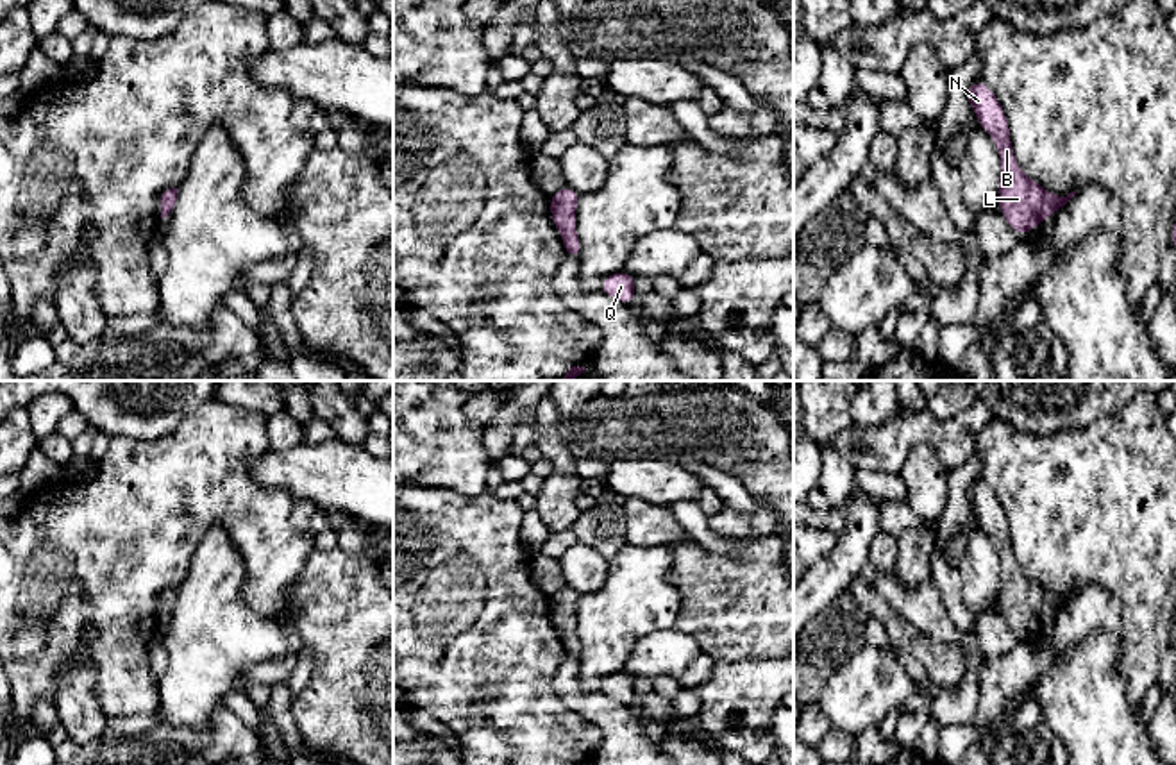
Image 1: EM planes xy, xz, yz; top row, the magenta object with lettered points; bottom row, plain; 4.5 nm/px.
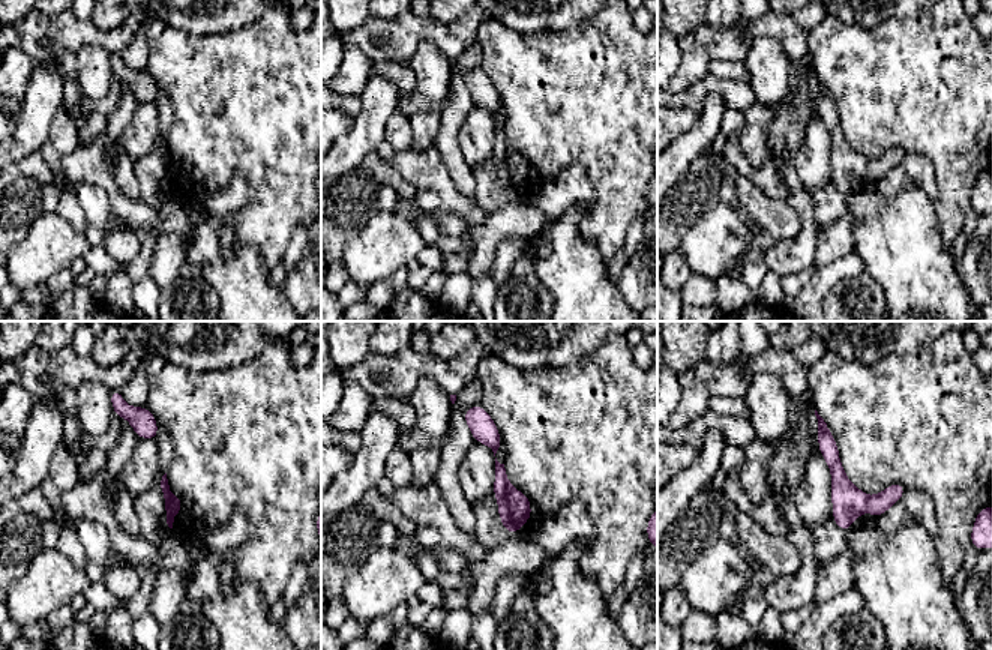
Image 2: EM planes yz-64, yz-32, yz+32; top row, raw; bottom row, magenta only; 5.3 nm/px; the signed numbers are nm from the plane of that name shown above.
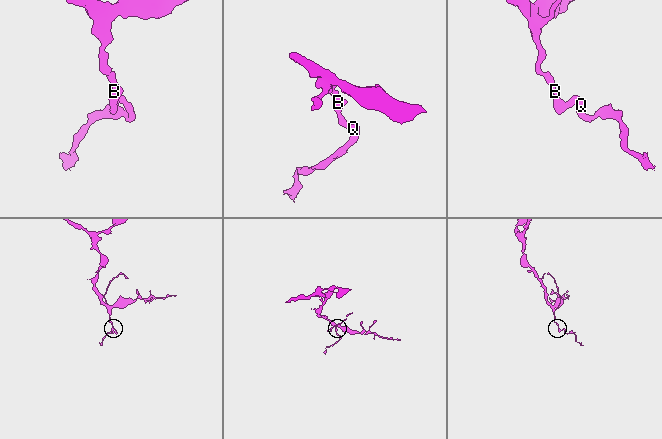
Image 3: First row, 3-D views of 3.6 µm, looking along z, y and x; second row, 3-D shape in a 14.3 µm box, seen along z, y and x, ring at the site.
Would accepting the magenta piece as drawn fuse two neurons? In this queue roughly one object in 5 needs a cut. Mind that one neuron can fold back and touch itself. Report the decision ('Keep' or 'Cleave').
Keep

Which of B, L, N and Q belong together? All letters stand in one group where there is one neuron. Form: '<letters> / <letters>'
B L N Q

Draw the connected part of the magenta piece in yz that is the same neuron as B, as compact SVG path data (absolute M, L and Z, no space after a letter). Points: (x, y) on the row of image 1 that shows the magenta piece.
M981 79L972 82L965 95L978 116L979 127L992 136L999 150L1001 175L997 202L1001 213L1008 225L1019 236L1024 236L1047 216L1063 207L1076 191L1071 191L1067 197L1058 197L1051 191L1044 191L1037 181L1022 173L1012 150L1006 114L997 97Z

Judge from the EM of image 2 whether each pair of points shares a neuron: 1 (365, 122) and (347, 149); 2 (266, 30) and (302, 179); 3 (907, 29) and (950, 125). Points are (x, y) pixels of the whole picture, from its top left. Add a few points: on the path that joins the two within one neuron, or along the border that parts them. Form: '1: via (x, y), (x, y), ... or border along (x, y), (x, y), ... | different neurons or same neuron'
1: via (365, 128), (353, 143) | same neuron
2: via (269, 68), (269, 98), (281, 110), (281, 141) | same neuron
3: via (907, 53), (907, 59), (949, 101) | same neuron

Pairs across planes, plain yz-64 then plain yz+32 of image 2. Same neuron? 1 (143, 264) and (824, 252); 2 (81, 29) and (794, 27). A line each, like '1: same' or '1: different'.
1: same
2: same

